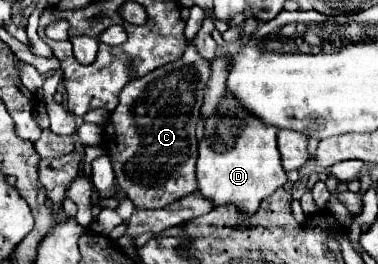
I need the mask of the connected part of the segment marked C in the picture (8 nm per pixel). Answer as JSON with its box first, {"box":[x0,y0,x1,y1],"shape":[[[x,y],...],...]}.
{"box":[105,43,211,209],"shape":[[[187,43],[187,49],[183,53],[181,59],[173,61],[173,63],[167,63],[159,69],[153,69],[151,73],[147,73],[145,77],[139,77],[139,79],[131,79],[121,95],[119,95],[119,105],[115,107],[115,111],[111,113],[109,117],[109,125],[105,127],[105,145],[107,145],[107,153],[111,157],[111,163],[113,163],[113,171],[115,171],[115,183],[117,183],[117,189],[123,197],[129,197],[131,203],[137,207],[137,209],[163,209],[171,203],[175,203],[177,199],[197,191],[197,181],[195,181],[195,161],[197,161],[197,139],[195,139],[195,127],[197,127],[197,121],[199,121],[199,109],[203,105],[203,87],[207,83],[207,79],[211,77],[211,61],[201,57],[201,53],[197,51],[195,43]]]}

